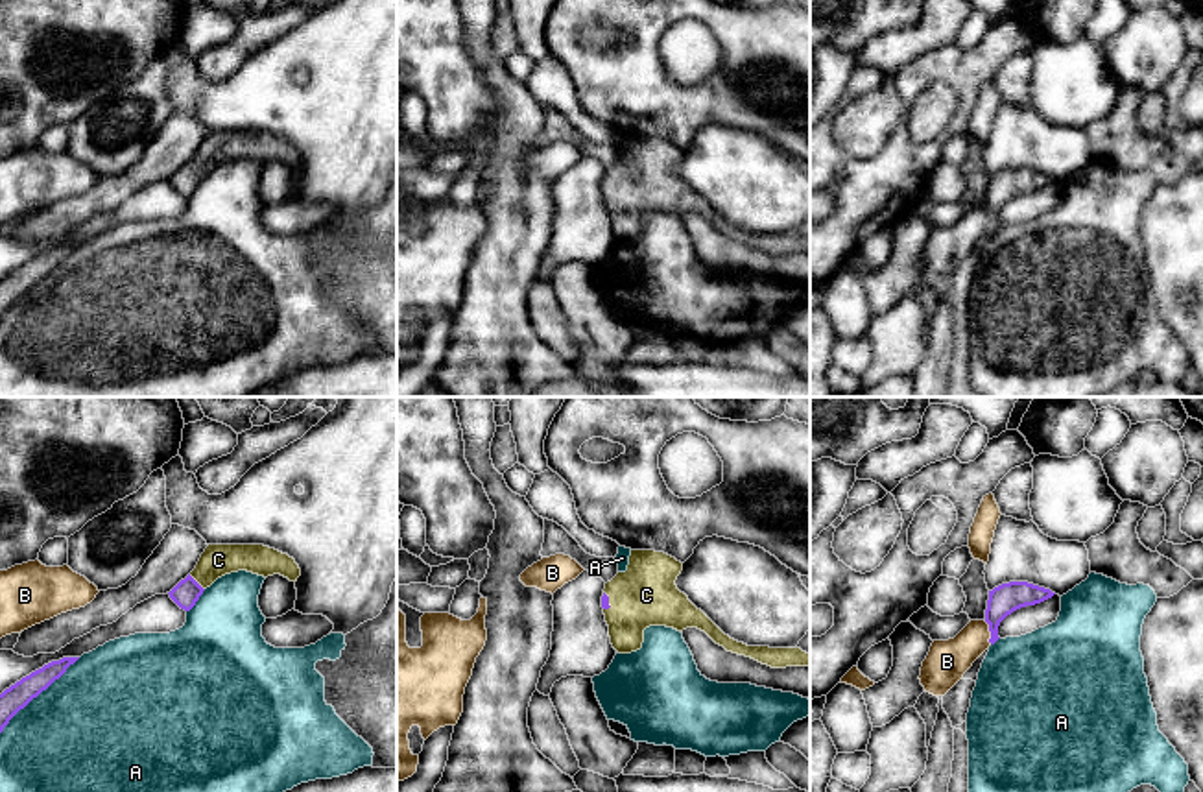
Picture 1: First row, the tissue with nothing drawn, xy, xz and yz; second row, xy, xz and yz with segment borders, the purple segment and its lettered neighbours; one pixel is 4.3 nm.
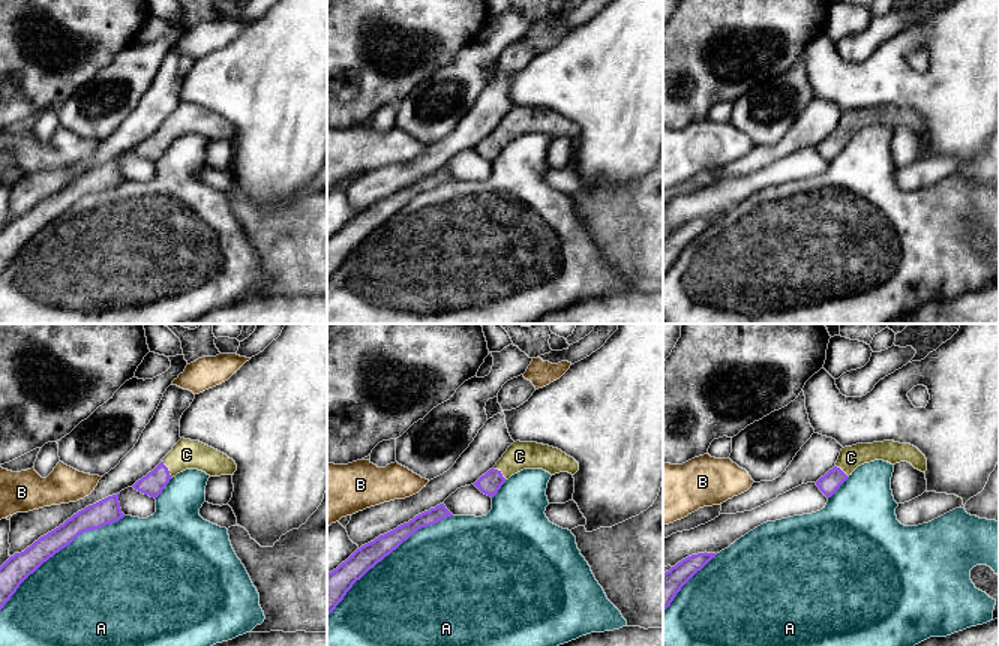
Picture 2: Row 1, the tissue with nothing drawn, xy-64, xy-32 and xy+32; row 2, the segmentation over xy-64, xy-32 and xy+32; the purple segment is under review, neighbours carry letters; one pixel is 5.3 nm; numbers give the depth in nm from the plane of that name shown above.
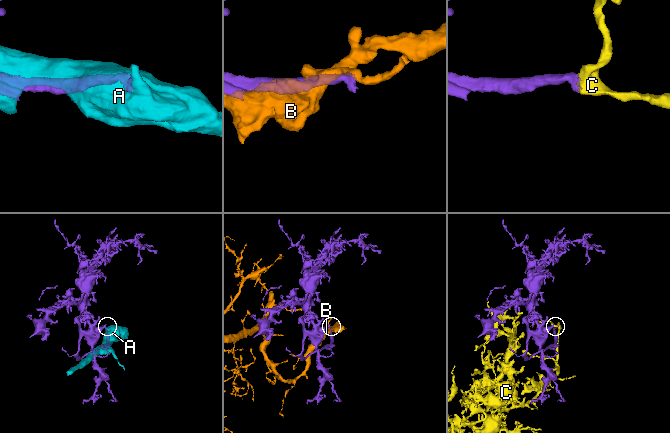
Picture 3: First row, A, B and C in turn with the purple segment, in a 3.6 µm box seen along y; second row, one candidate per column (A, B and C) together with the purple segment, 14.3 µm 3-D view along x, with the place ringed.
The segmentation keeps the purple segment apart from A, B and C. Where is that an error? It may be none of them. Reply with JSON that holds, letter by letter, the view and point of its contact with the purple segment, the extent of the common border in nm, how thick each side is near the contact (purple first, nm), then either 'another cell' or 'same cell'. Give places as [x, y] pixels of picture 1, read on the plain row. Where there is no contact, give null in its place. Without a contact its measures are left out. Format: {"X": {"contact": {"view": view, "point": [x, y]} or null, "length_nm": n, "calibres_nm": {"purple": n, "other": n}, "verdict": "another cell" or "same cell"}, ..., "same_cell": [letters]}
{"A": {"contact": {"view": "xy", "point": [37, 281]}, "length_nm": 480, "calibres_nm": {"purple": 110, "other": 500}, "verdict": "another cell"}, "B": {"contact": {"view": "yz", "point": [989, 216]}, "length_nm": 110, "calibres_nm": {"purple": 130, "other": 180}, "verdict": "another cell"}, "C": {"contact": {"view": "xy", "point": [196, 168]}, "length_nm": 100, "calibres_nm": {"purple": 110, "other": 140}, "verdict": "same cell"}, "same_cell": ["C"]}

